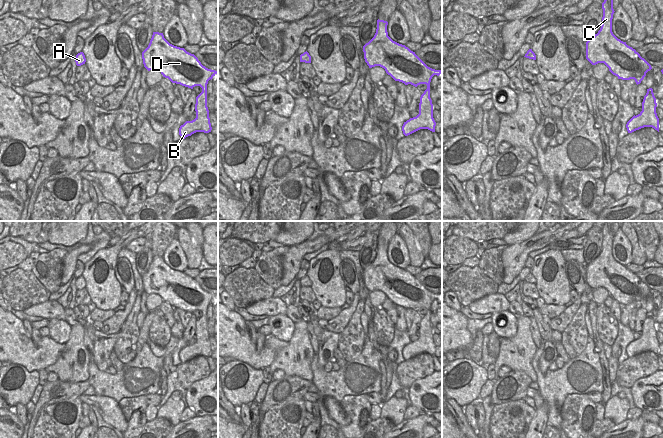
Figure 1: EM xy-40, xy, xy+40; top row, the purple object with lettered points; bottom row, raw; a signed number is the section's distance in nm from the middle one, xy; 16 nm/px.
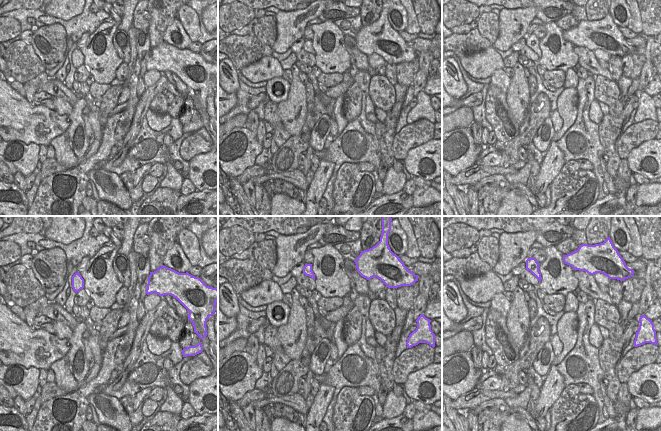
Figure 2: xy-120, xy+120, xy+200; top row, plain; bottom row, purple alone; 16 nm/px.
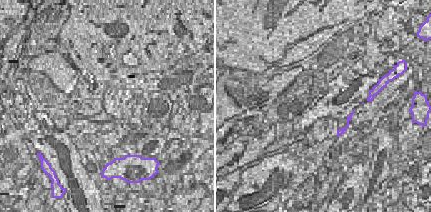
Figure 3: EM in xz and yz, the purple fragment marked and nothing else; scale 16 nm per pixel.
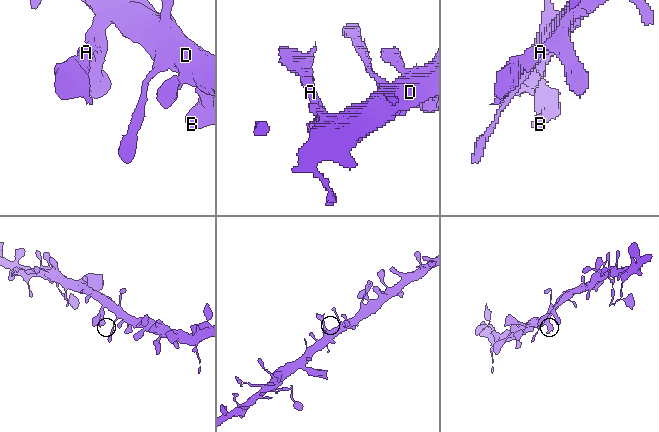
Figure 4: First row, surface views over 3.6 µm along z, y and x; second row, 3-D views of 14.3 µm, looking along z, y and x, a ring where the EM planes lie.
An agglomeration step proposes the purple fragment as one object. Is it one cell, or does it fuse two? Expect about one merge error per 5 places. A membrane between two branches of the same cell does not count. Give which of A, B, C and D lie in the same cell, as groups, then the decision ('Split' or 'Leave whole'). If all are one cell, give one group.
Groups: A B C D. Leave whole

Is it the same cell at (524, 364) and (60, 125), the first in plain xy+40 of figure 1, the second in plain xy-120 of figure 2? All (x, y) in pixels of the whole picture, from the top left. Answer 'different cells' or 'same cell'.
different cells

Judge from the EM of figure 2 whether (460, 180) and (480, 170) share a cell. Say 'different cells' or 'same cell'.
same cell

